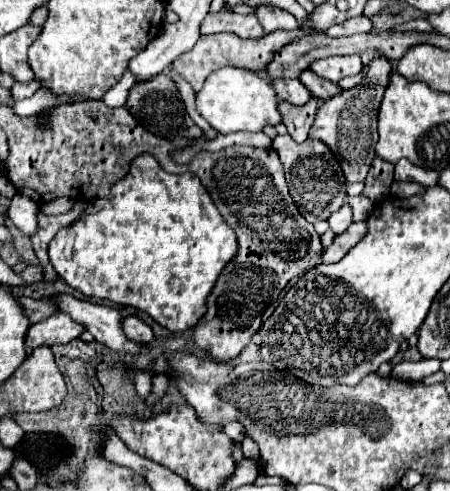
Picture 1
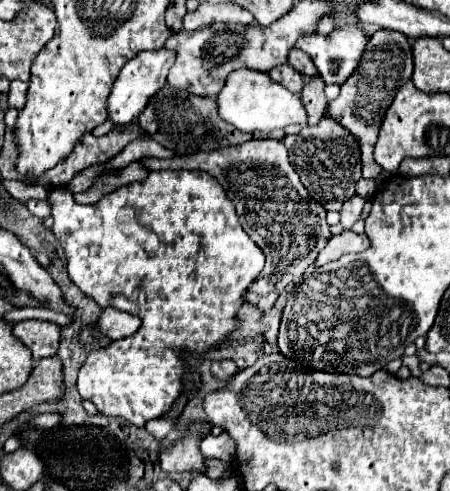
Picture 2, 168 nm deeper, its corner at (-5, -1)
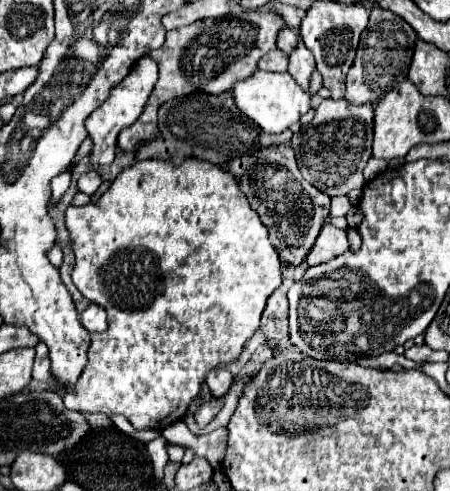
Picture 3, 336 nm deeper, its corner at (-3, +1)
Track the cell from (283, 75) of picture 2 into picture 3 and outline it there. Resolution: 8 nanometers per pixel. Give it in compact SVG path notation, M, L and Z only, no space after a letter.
M271 50L269 54L265 54L259 62L261 70L269 70L269 72L287 72L287 56L281 50Z

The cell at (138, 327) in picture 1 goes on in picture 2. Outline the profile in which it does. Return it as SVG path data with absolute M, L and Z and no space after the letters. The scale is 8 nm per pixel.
M105 308L97 320L101 334L105 334L111 340L127 338L139 330L141 320L137 316L131 316L127 312L119 312L115 308Z

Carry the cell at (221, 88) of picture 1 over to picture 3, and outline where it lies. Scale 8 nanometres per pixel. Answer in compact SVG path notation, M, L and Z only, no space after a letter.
M257 70L253 76L237 82L231 88L231 94L241 114L245 114L245 118L261 126L261 130L265 130L267 134L279 134L287 130L291 124L299 122L299 118L311 108L311 96L297 86L297 82L291 78L289 72L277 74Z

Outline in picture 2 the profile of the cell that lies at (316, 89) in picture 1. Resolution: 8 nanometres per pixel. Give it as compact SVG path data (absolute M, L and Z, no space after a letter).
M291 48L289 56L287 56L287 62L289 62L295 70L299 70L301 74L305 74L305 76L317 76L311 58L309 58L303 50L299 50L299 48Z

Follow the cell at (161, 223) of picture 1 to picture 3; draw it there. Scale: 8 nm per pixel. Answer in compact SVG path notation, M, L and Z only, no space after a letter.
M143 160L135 162L133 166L125 168L105 190L97 204L87 204L73 208L69 206L65 212L65 228L71 234L73 254L75 254L75 268L73 268L73 284L77 290L99 304L107 312L109 328L103 334L91 334L89 344L89 362L77 380L75 394L65 394L65 408L67 410L87 410L87 412L101 412L101 414L123 414L135 428L165 428L171 422L183 418L187 412L189 402L199 394L201 382L205 380L207 372L219 364L233 362L243 344L257 332L259 318L265 308L269 294L281 286L281 262L277 258L275 248L269 242L267 228L261 224L257 212L249 208L247 198L239 192L231 174L227 174L221 166L201 160L185 160L179 166L161 160Z

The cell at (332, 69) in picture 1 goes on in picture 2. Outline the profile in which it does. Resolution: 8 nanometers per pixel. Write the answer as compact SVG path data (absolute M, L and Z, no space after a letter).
M357 24L335 28L327 36L319 34L319 32L303 34L297 40L297 46L311 56L311 60L319 72L319 78L323 78L325 84L343 84L351 76L351 72L357 68L365 44L367 44L367 34Z

